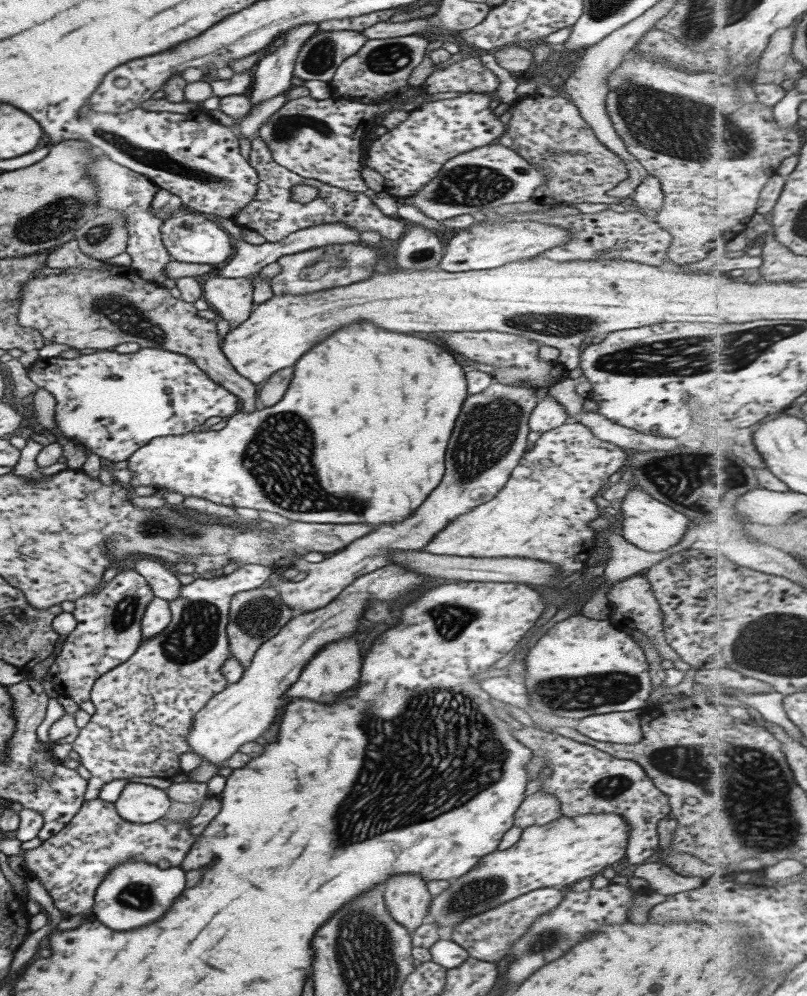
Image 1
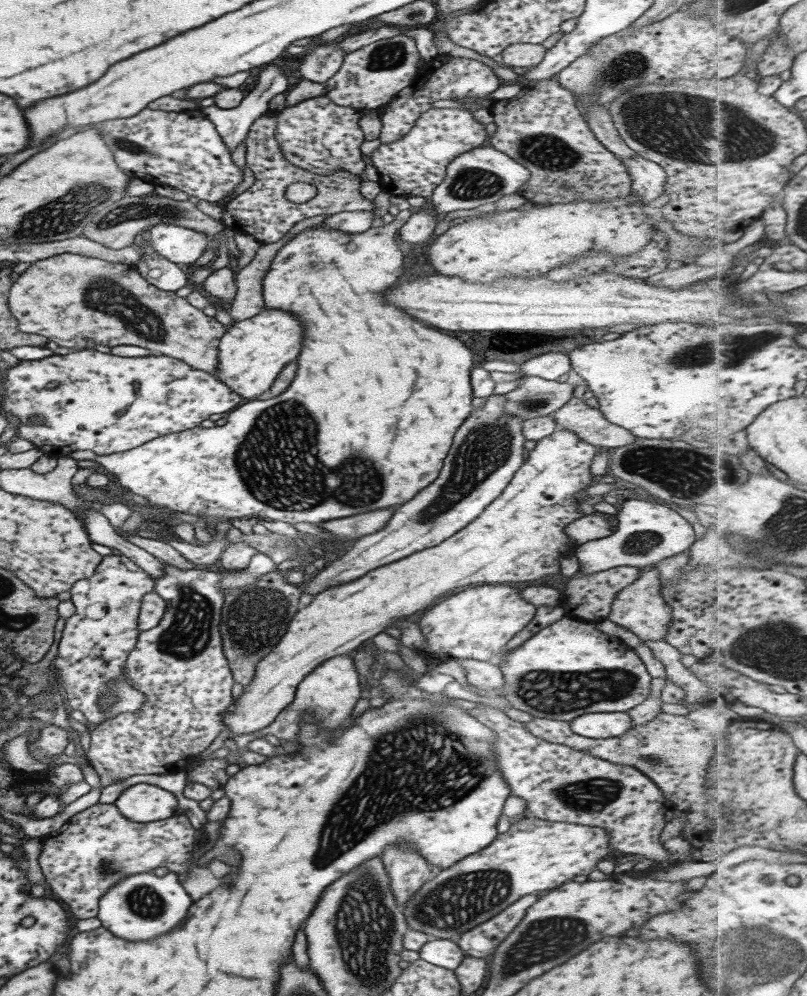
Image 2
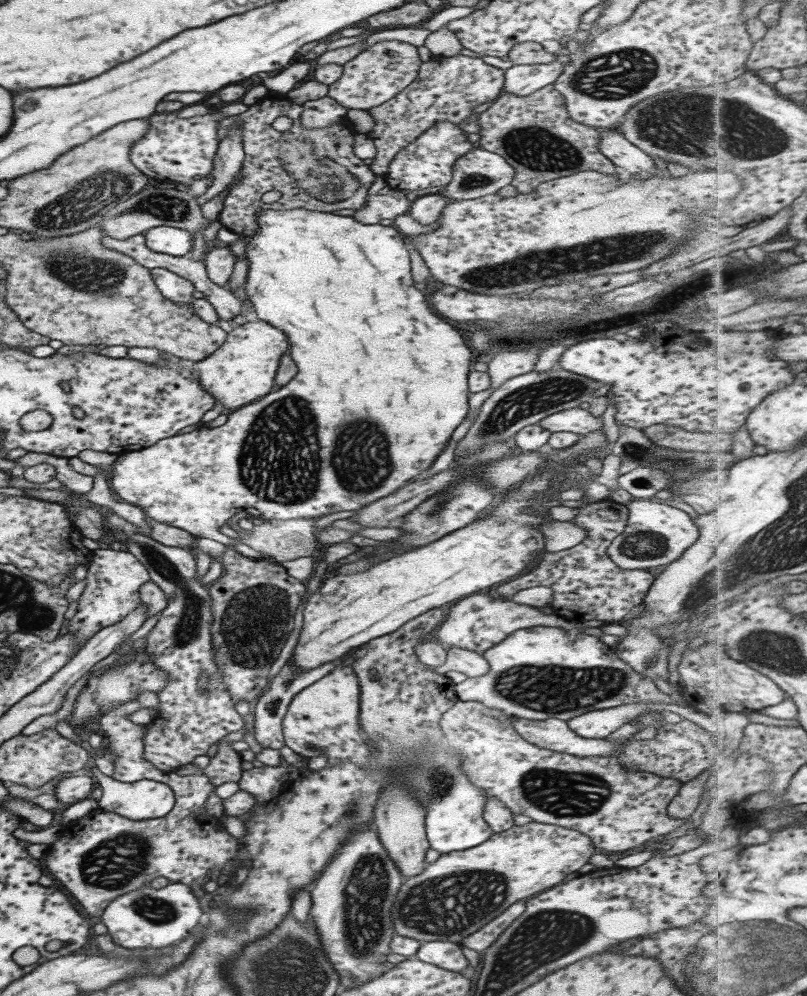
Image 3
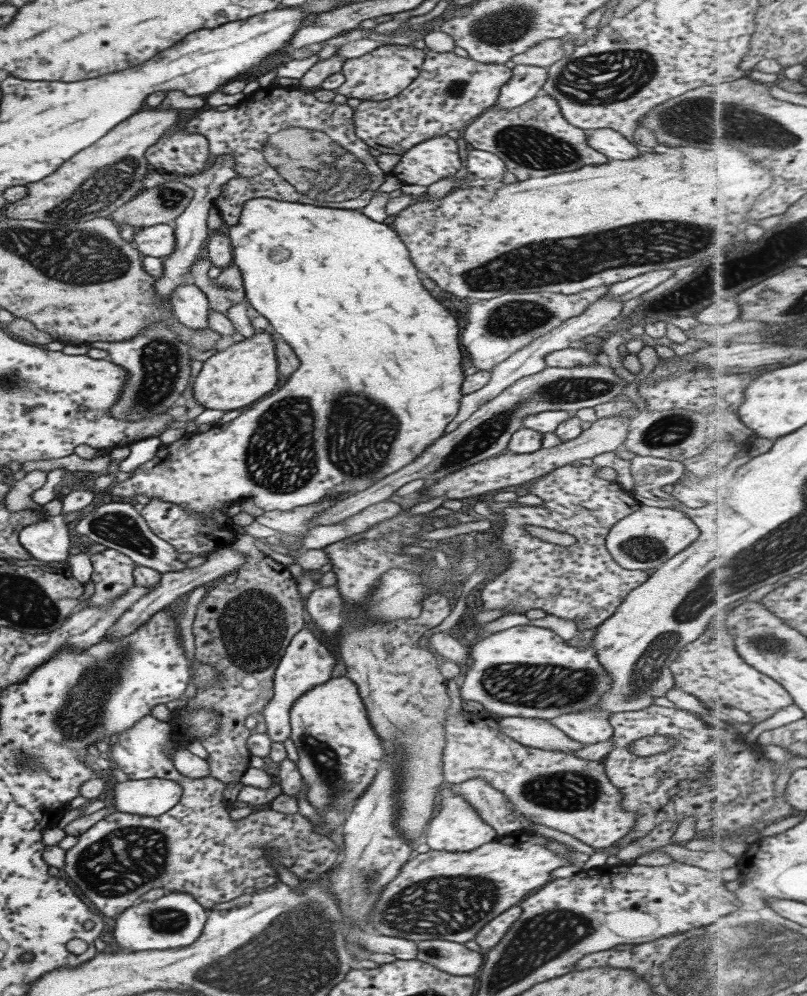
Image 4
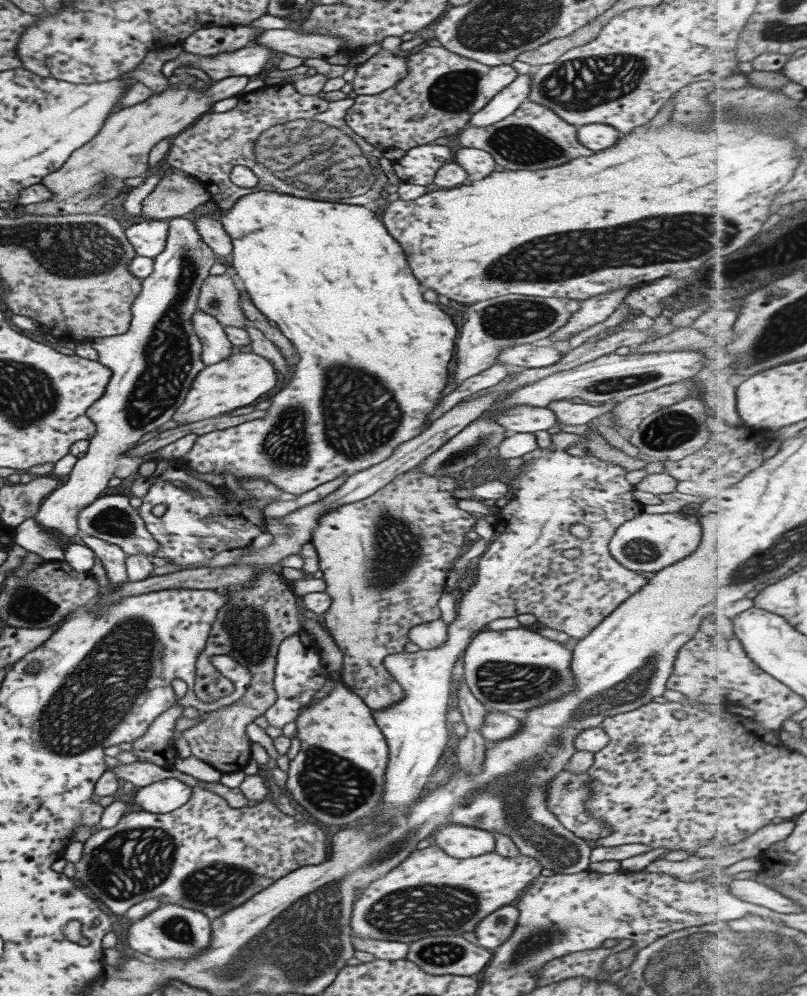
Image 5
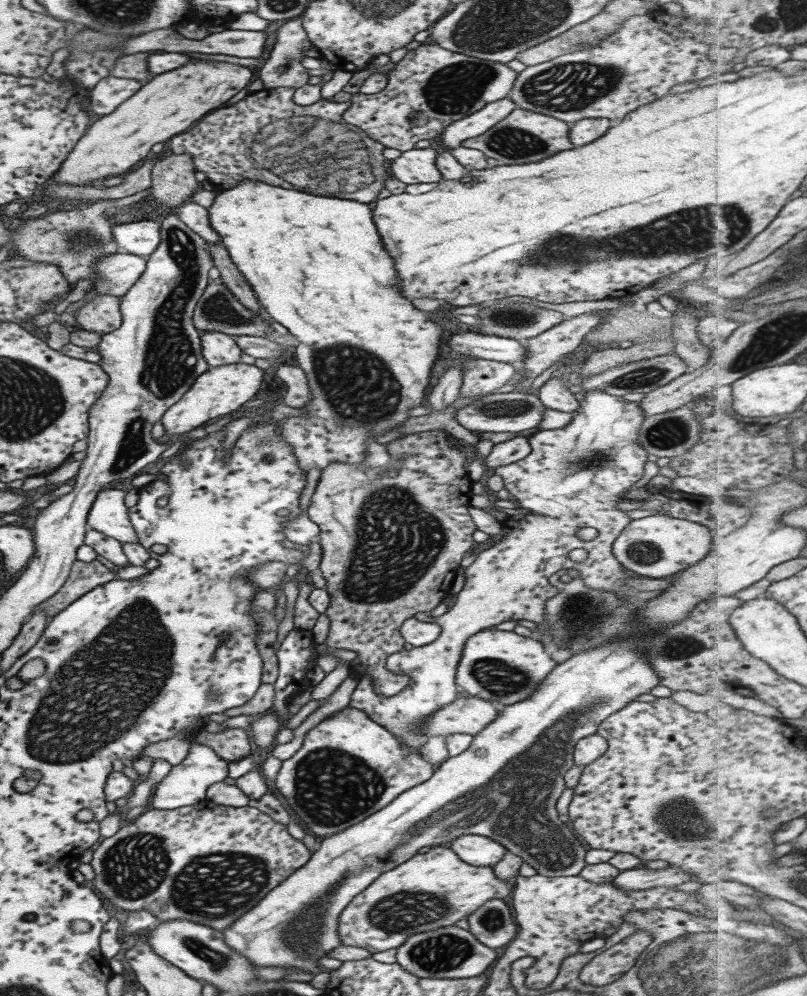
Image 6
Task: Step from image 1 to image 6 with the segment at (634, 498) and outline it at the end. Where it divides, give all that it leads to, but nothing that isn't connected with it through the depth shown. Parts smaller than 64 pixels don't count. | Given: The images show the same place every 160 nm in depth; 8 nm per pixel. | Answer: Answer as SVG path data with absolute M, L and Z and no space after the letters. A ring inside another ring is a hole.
M650 515L631 519L614 538L611 550L625 572L639 578L666 579L705 558L712 544L713 533L706 526L690 520Z

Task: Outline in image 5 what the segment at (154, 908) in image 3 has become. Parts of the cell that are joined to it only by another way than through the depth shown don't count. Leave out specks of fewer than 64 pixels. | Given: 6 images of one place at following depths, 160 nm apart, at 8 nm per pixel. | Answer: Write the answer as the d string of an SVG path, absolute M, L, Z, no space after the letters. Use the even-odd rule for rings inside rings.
M175 904L159 906L147 916L141 917L141 920L136 920L129 925L127 942L129 948L157 960L193 958L209 946L211 938L210 921L200 912L185 910L185 908L179 908Z

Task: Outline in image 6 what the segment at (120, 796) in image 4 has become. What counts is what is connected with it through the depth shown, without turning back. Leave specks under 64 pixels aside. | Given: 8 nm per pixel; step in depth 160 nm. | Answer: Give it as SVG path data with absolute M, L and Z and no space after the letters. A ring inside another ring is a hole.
M189 744L185 758L177 766L172 766L167 775L157 783L146 808L169 810L199 804L204 801L204 794L209 786L227 778L227 764L228 762L220 759L211 747Z

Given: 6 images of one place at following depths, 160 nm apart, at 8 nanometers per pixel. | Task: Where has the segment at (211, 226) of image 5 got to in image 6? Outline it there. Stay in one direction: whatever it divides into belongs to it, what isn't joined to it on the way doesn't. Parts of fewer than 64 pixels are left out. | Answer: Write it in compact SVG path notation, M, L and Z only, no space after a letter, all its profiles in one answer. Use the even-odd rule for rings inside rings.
M182 202L173 209L173 215L177 216L179 221L199 235L207 243L220 243L220 236L211 229L209 225L208 213L206 208L192 202Z

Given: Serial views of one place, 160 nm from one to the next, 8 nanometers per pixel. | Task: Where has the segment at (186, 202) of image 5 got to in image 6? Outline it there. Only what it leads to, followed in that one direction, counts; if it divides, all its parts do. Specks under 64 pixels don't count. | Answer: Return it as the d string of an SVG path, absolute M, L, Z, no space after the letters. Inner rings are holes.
M167 156L152 166L148 199L174 209L201 188L199 177L189 156Z

